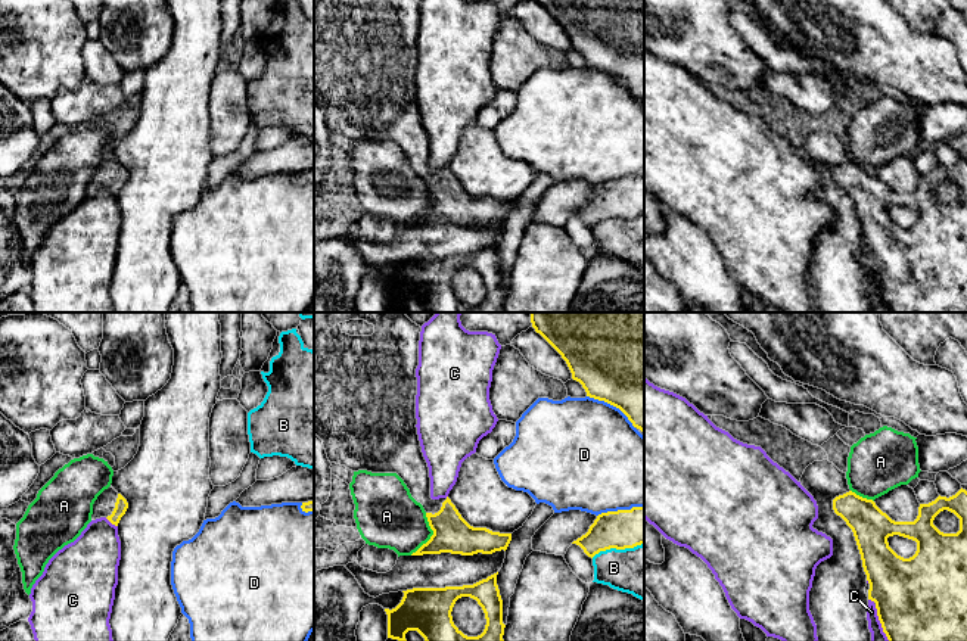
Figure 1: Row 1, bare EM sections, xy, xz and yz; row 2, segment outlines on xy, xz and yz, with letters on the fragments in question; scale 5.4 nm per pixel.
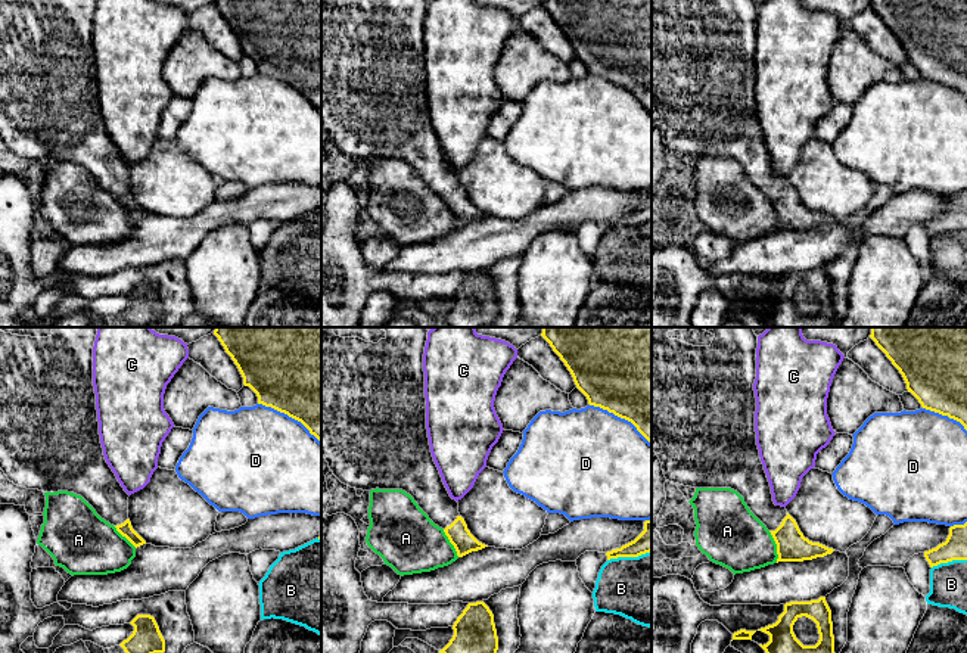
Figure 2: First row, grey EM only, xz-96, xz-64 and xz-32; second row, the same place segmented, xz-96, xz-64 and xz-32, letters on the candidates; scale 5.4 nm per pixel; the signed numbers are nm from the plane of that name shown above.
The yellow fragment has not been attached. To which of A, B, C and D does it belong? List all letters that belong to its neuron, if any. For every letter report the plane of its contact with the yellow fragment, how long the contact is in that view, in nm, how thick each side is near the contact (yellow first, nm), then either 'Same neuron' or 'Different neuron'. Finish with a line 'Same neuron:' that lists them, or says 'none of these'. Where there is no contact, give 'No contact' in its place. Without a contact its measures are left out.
A: Touches yellow in xz. Shared border 240 nm. Thickness 200 nm (yellow) against 320 nm. Different neuron
B: Touches yellow in xz. Shared border 300 nm. Thickness 220 nm (yellow) against 280 nm. Different neuron
C: Touches yellow in xy. Shared border 90 nm. Thickness 70 nm (yellow) against 300 nm. Different neuron
D: Touches yellow in xz. Shared border 320 nm. Thickness 500 nm (yellow) against 480 nm. Different neuron
Same neuron: none of these

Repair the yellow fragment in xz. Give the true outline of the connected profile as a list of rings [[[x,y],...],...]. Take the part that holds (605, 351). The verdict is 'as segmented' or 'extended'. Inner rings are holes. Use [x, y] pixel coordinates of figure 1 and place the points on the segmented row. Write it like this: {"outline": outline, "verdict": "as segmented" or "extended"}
{"outline": [[[531,312],[531,323],[562,355],[587,396],[619,408],[644,433],[644,312]]], "verdict": "as segmented"}

